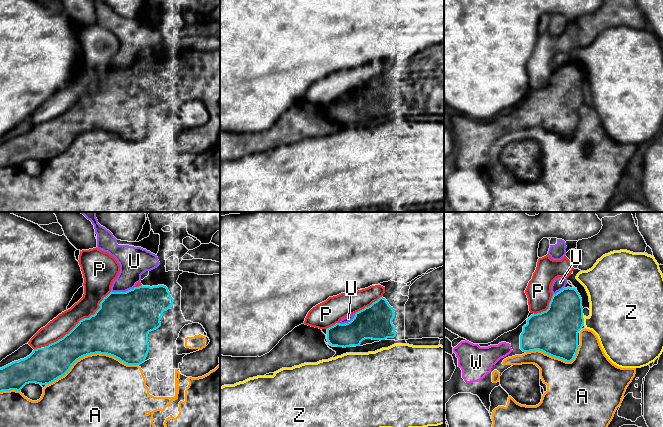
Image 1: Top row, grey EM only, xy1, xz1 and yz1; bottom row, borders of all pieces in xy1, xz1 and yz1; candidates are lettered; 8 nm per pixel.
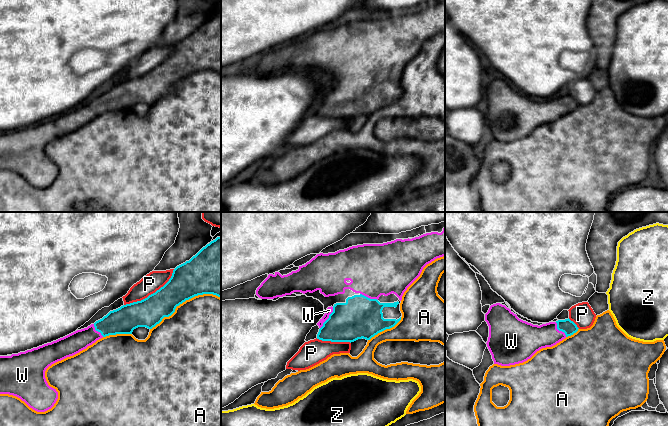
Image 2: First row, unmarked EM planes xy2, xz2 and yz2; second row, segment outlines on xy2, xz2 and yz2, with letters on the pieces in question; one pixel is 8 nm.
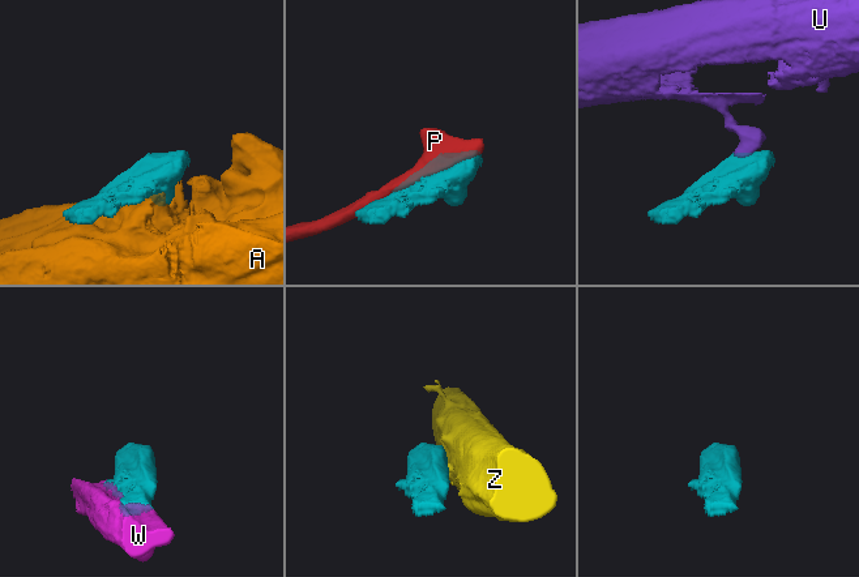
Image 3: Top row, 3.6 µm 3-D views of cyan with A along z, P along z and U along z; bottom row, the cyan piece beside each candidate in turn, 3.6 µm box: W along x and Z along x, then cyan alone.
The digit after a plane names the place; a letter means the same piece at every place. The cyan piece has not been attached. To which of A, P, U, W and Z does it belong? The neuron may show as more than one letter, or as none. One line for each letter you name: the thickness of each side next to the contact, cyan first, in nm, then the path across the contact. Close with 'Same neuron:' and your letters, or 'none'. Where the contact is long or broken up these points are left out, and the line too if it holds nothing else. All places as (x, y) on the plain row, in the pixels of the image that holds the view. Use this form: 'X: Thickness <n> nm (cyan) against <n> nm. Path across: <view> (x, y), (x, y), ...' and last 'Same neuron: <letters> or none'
W: Thickness 320 nm (cyan) against 50 nm
Same neuron: W

